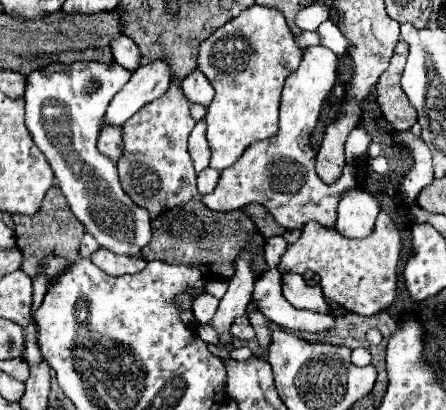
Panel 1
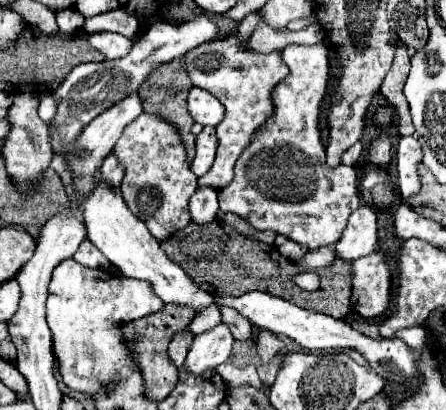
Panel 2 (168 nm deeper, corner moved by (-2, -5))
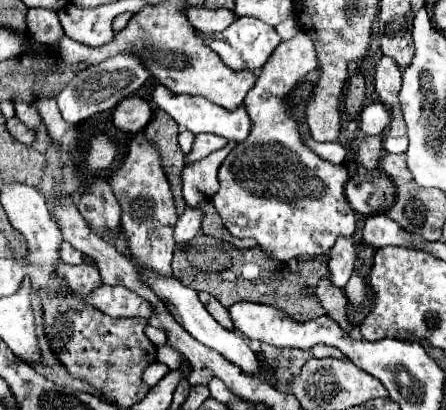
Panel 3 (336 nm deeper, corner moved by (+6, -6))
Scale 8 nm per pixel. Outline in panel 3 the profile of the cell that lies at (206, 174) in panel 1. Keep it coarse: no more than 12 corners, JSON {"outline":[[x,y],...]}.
{"outline":[[200,208],[184,210],[178,218],[174,236],[178,244],[186,244],[200,234]]}

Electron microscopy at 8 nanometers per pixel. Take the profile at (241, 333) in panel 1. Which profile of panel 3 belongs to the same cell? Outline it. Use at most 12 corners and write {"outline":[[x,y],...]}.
{"outline":[[200,292],[200,302],[220,326],[234,330],[228,310]]}

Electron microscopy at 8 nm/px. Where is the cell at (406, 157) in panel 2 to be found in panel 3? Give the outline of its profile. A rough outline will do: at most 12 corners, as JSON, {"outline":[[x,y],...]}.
{"outline":[[408,138],[384,140],[386,152],[402,154],[408,148]]}

